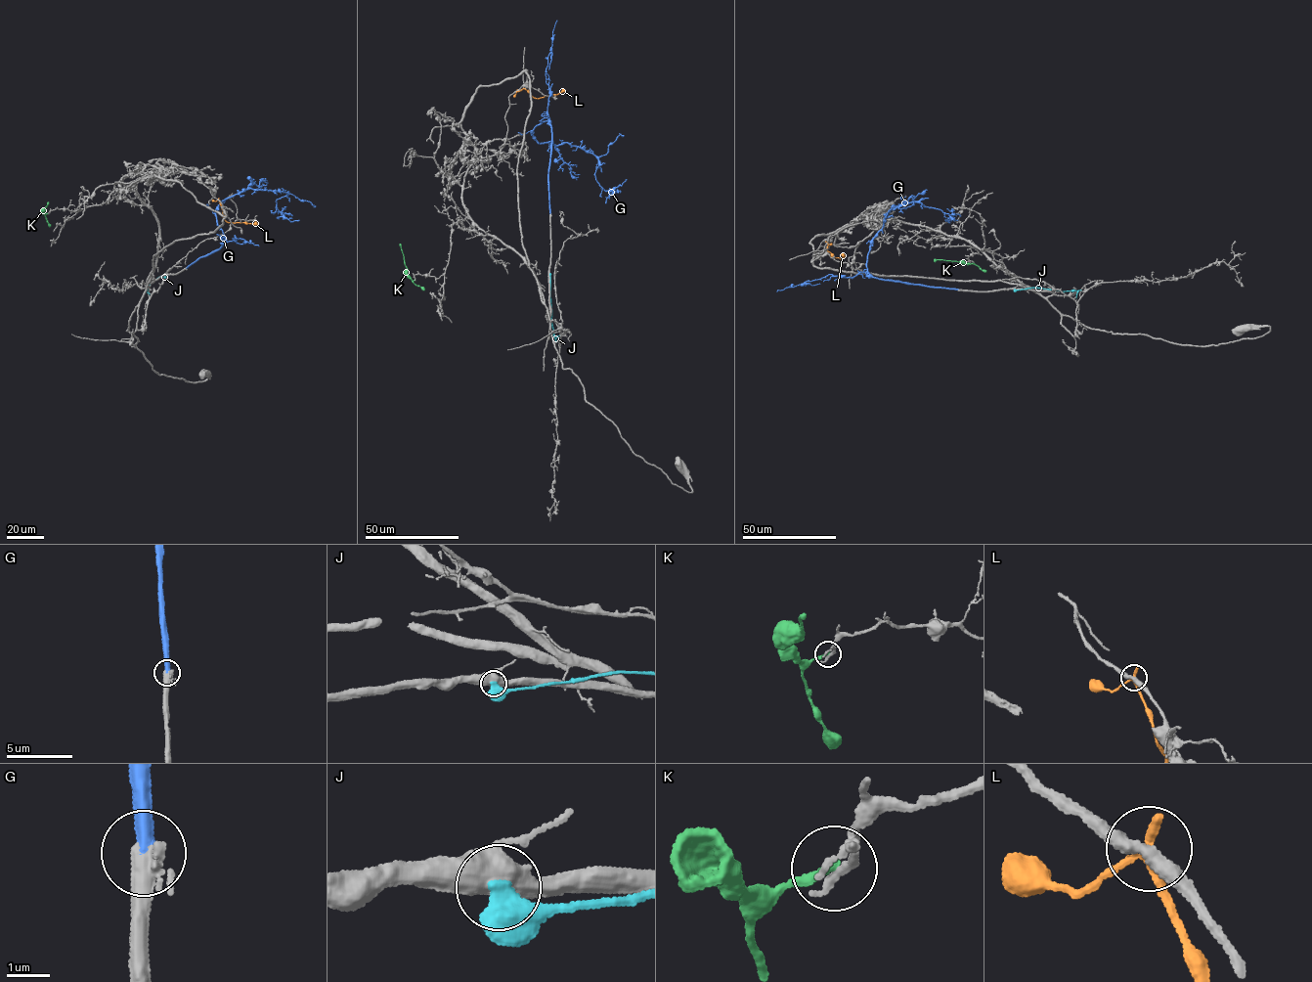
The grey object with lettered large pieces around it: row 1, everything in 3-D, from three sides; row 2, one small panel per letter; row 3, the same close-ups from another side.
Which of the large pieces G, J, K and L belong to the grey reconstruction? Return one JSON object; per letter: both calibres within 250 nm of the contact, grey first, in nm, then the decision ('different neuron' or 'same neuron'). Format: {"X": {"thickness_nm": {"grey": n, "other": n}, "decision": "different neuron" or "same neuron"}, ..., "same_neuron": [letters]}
{"G": {"thickness_nm": {"grey": 340, "other": 460}, "decision": "same neuron"}, "J": {"thickness_nm": {"grey": 480, "other": 550}, "decision": "different neuron"}, "K": {"thickness_nm": {"grey": 240, "other": 190}, "decision": "different neuron"}, "L": {"thickness_nm": {"grey": 360, "other": 200}, "decision": "different neuron"}, "same_neuron": ["G"]}

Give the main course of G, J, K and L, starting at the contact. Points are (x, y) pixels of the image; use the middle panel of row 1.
G: (550, 214), (551, 126), (543, 122), (531, 131), (539, 143), (593, 154), (605, 191), (627, 179)
J: (549, 274), (554, 338), (559, 335)
K: (415, 280), (407, 274), (400, 244)
L: (517, 91), (524, 88), (537, 99), (556, 95), (564, 90)

